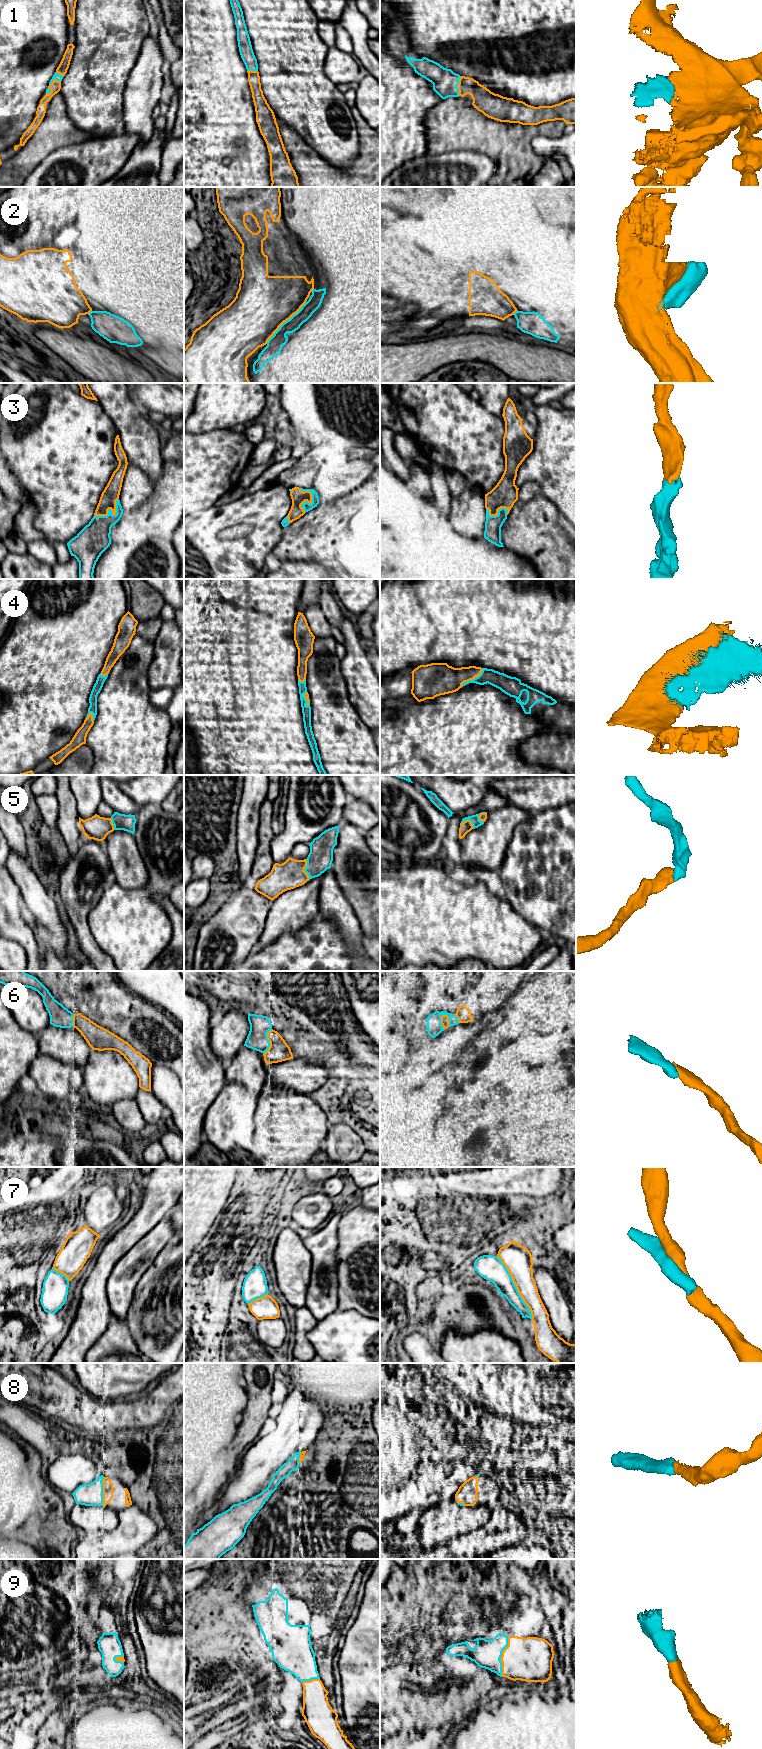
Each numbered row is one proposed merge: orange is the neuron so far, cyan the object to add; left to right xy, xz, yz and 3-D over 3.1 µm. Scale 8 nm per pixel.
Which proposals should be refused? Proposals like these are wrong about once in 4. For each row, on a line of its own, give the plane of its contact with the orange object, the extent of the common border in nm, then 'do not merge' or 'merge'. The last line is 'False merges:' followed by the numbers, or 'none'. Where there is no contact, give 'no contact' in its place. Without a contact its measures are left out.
1: meets orange in yz; contact 160 nm long; merge
2: meets orange in xz; contact 460 nm long; do not merge
3: meets orange in xy; contact 240 nm long; merge
4: meets orange in yz; contact 220 nm long; merge
5: meets orange in xz; contact 170 nm long; merge
6: meets orange in yz; contact 130 nm long; merge
7: meets orange in yz; contact 600 nm long; do not merge
8: meets orange in xy; contact 240 nm long; merge
9: meets orange in yz; contact 320 nm long; merge
False merges: 2, 7

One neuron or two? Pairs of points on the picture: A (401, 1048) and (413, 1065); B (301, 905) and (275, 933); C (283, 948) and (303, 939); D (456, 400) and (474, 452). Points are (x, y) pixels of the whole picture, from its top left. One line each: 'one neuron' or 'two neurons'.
A: two neurons
B: one neuron
C: one neuron
D: one neuron

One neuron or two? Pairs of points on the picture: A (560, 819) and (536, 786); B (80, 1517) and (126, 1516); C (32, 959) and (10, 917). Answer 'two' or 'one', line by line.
A: two
B: two
C: one

